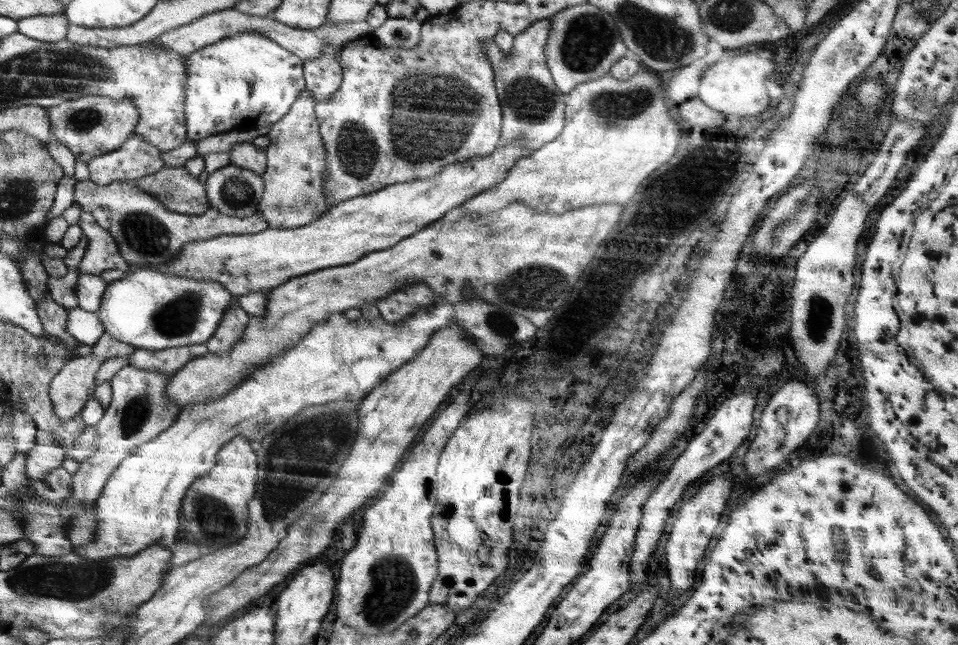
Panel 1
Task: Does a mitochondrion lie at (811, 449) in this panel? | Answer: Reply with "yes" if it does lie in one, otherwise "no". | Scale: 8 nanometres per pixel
no

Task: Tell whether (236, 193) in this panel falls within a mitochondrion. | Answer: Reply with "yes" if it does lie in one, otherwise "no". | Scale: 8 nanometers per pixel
yes

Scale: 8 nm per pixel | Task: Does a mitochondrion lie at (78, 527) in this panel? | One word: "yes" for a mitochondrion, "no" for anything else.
yes

